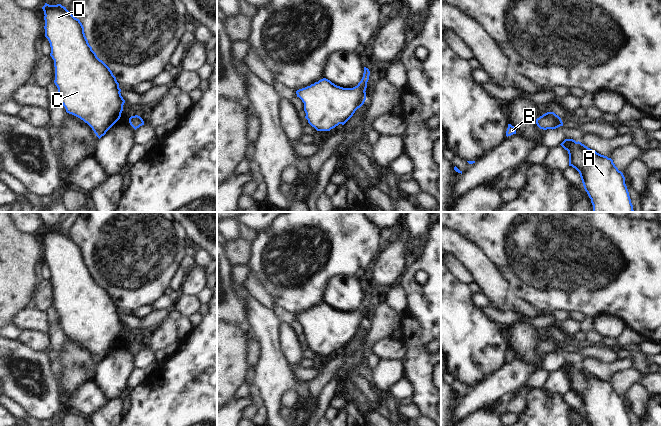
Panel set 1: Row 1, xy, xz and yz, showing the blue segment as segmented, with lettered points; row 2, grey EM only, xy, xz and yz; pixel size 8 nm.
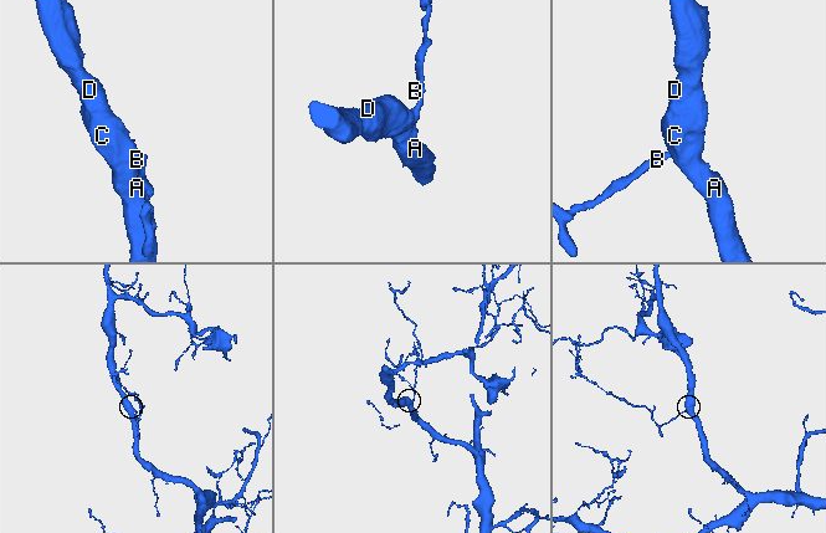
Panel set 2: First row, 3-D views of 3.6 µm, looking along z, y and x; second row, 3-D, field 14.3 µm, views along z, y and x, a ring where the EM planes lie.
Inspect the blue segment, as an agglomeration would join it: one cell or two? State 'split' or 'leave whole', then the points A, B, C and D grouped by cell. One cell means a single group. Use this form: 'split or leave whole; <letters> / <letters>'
leave whole; A B C D

